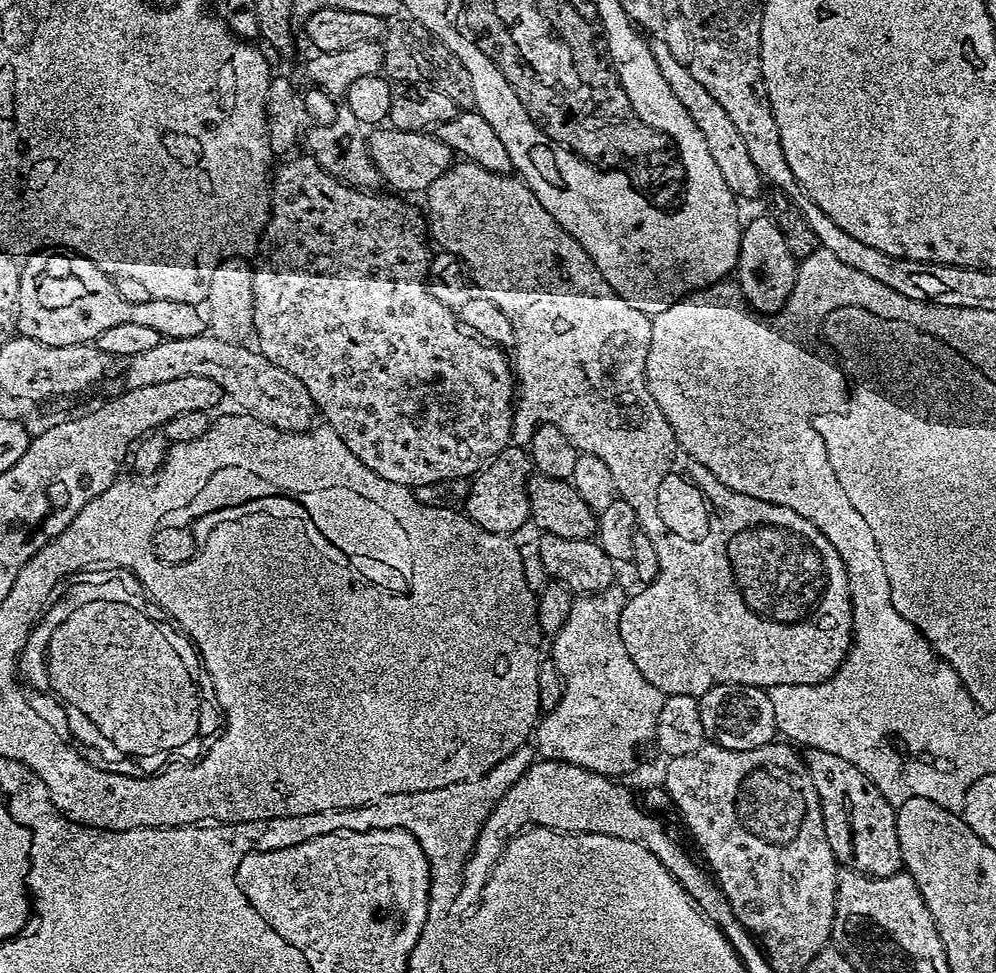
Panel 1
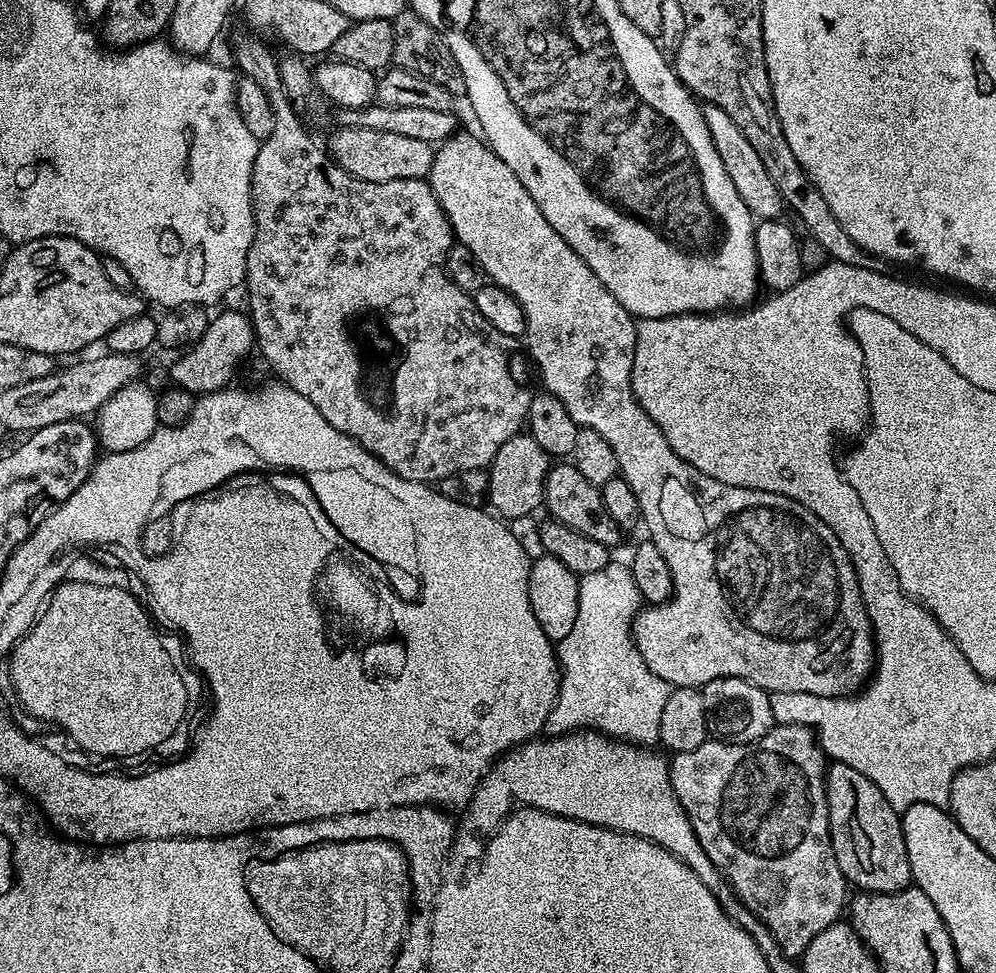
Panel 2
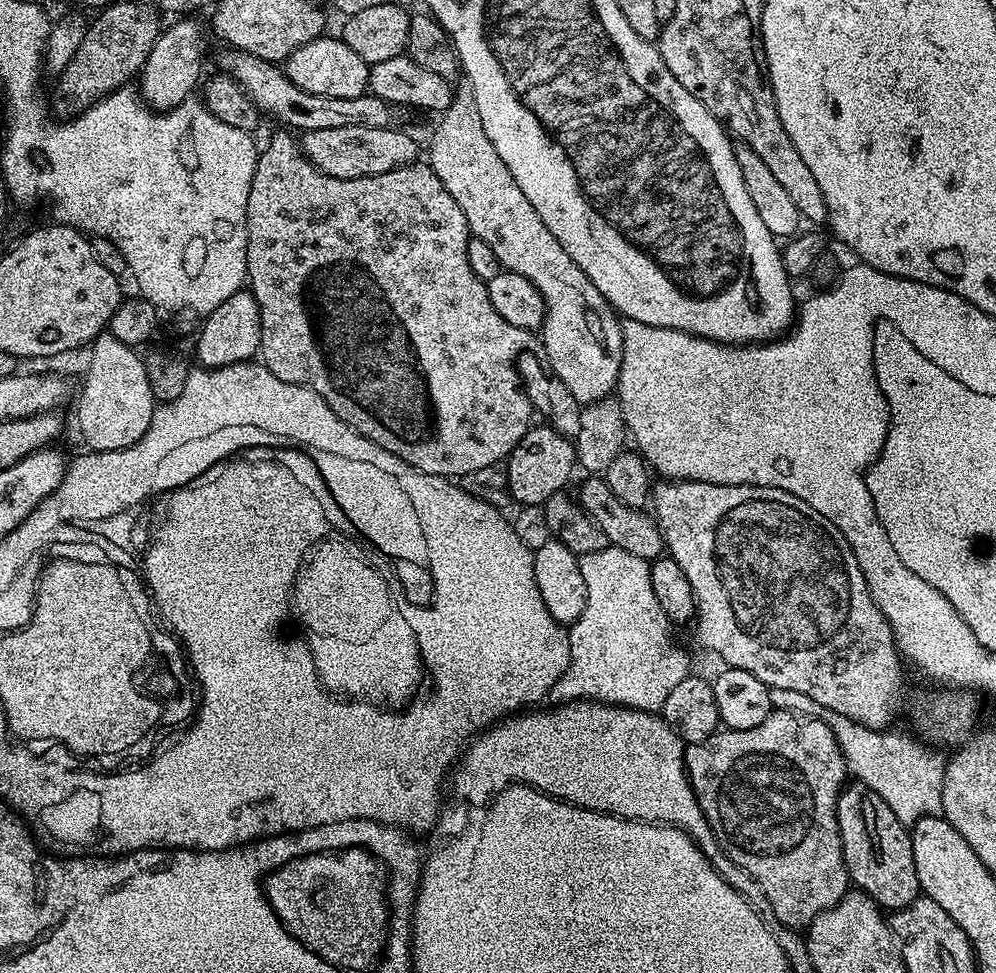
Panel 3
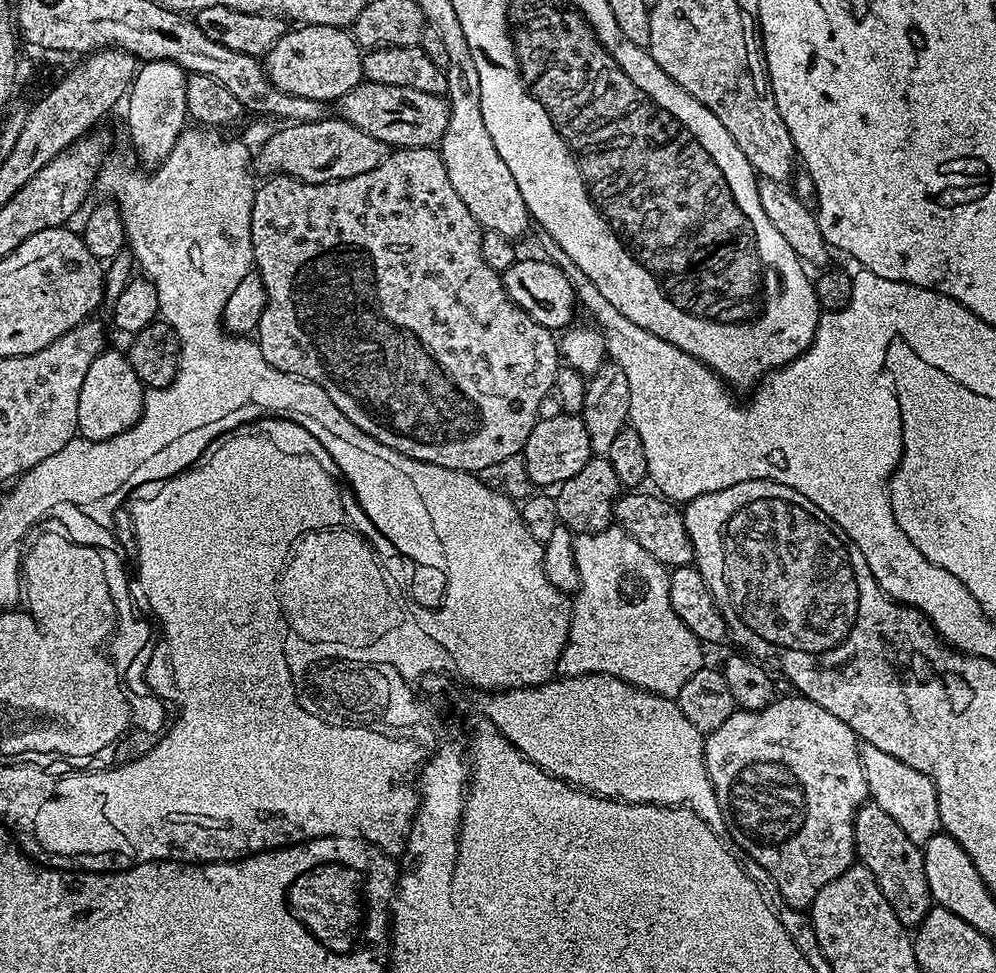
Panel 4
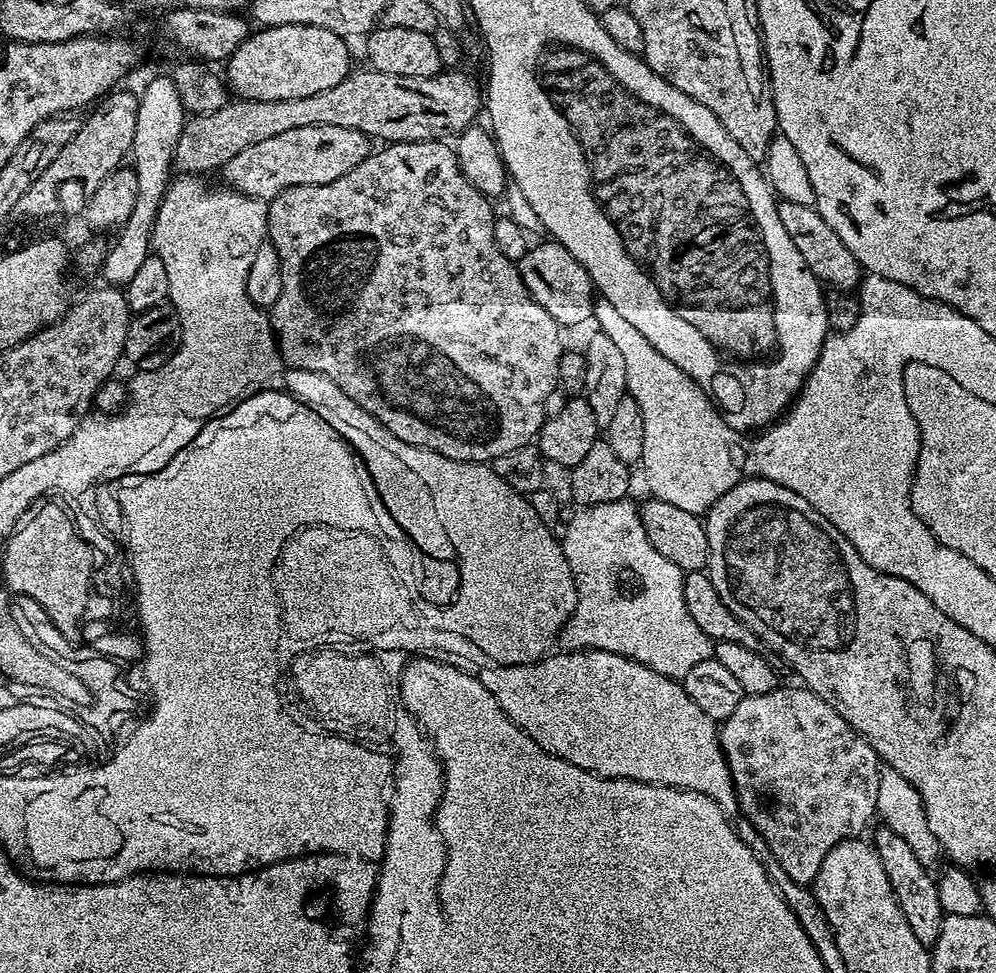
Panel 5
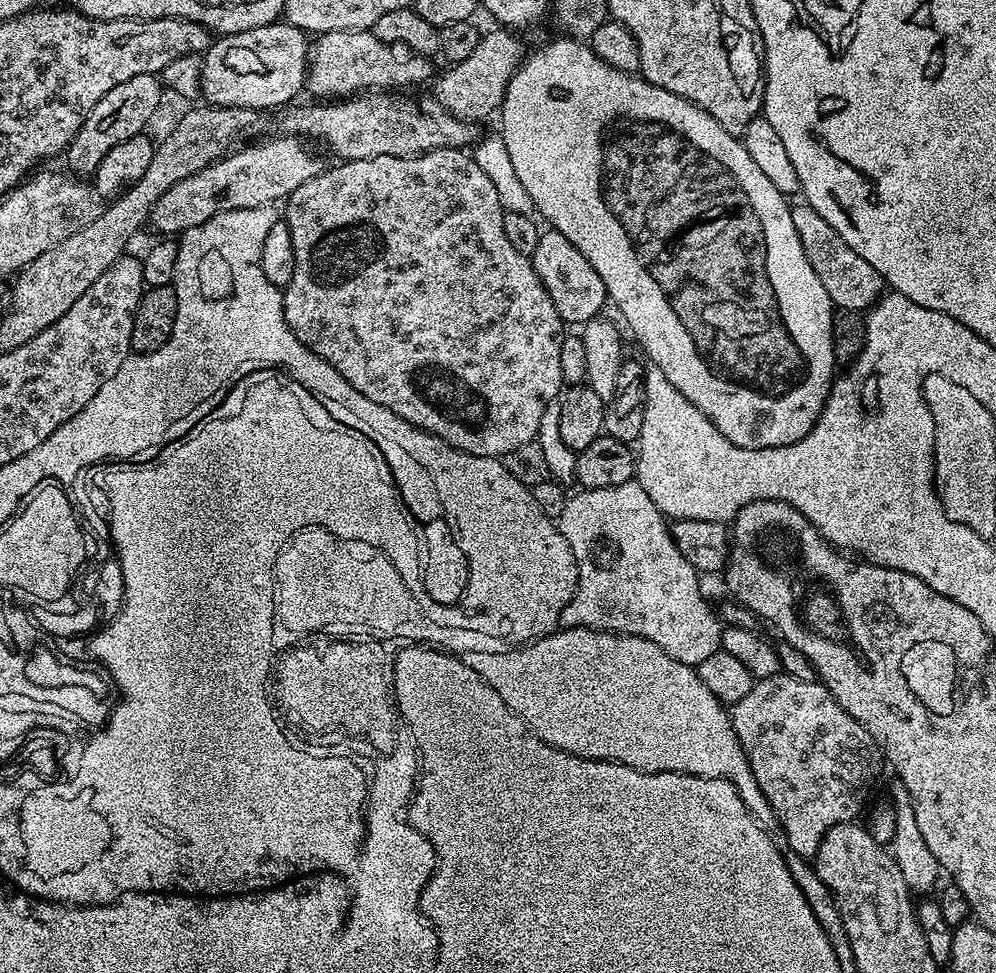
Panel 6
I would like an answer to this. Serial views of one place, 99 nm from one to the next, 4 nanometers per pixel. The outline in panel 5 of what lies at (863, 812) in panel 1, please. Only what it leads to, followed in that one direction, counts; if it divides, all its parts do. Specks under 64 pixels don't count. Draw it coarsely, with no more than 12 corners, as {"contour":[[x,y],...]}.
{"contour":[[883,826],[874,847],[914,938],[931,948],[946,915],[937,879]]}

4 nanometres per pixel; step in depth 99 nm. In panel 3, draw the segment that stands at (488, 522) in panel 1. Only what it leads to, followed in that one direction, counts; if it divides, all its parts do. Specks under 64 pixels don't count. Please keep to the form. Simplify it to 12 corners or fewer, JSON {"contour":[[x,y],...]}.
{"contour":[[529,427],[506,461],[517,505],[543,506],[569,487],[576,446]]}

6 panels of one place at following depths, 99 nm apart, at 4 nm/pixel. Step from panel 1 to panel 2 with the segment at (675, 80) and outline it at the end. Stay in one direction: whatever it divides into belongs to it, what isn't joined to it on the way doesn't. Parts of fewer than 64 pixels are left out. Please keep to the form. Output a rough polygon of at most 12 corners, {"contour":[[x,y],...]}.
{"contour":[[704,104],[706,130],[757,221],[786,205],[734,118]]}

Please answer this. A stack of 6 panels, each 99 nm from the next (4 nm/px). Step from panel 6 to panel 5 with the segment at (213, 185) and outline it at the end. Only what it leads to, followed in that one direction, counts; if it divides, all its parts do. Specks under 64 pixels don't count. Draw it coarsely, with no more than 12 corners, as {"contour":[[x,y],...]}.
{"contour":[[301,126],[234,154],[223,183],[269,201],[350,174],[373,148]]}

